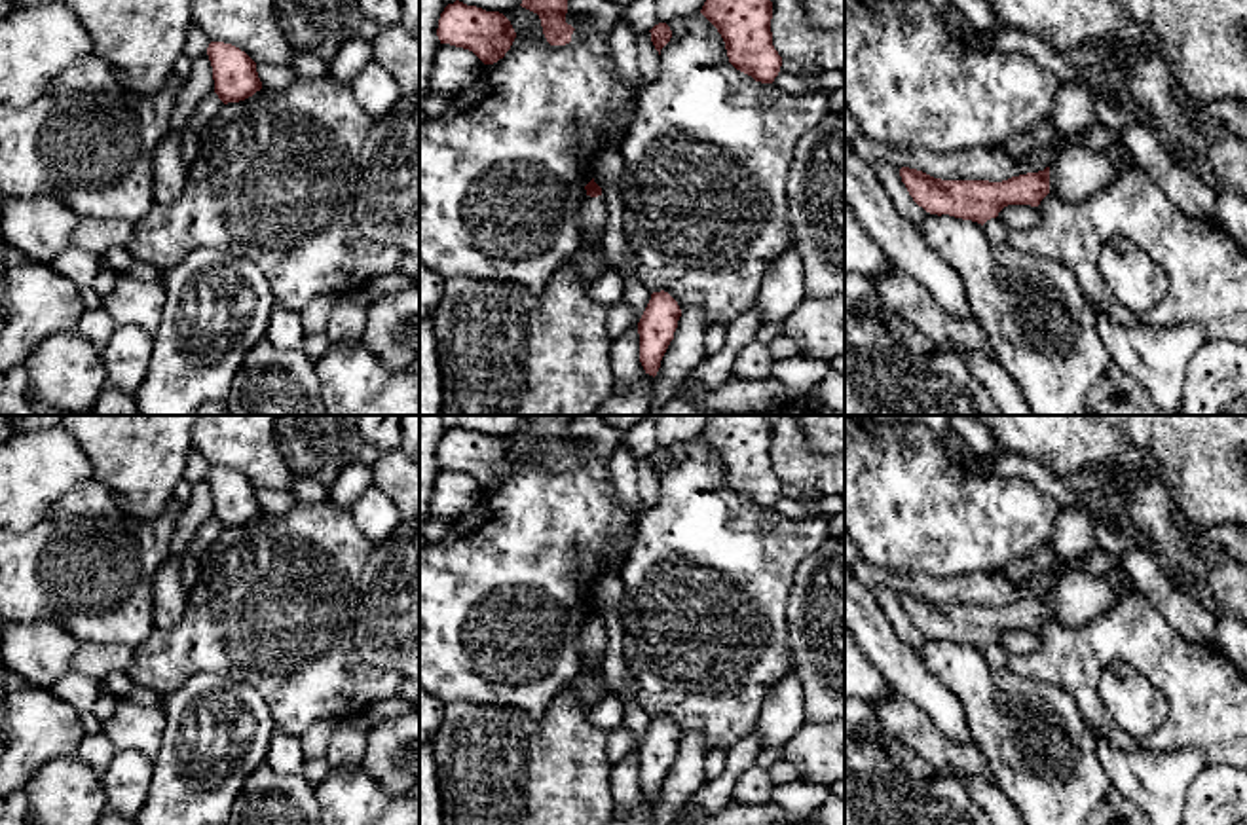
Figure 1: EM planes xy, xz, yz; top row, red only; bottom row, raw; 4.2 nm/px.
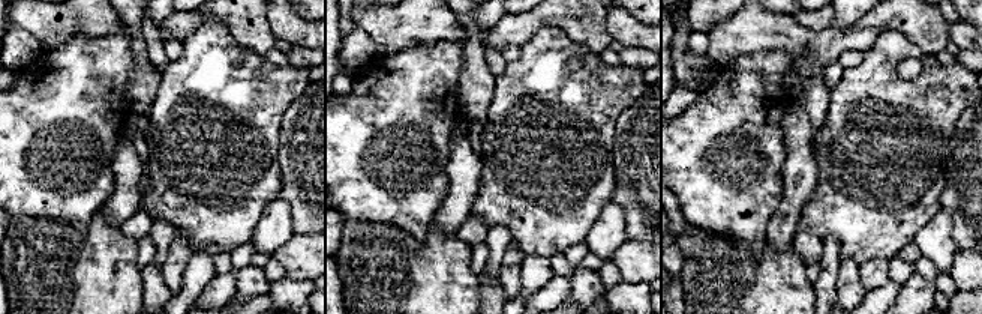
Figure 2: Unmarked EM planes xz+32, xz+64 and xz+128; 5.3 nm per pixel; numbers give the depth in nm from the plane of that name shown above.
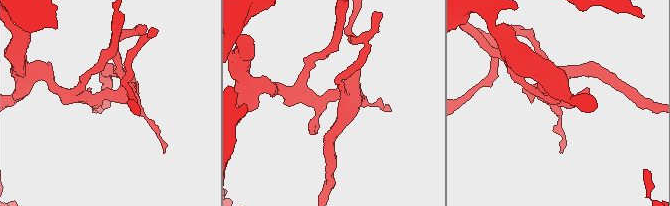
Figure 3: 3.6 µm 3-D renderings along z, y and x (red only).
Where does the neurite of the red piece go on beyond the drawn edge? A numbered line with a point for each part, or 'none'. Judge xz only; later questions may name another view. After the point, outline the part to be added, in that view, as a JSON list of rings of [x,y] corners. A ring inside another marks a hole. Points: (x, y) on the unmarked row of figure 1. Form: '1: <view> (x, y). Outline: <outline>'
1: xz (589, 687). Outline: [[[604,618],[598,622],[585,620],[579,635],[579,652],[583,671],[571,683],[571,688],[583,707],[590,711],[605,694],[602,660],[605,656],[607,633]]]

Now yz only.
1: yz (1077, 598). Outline: [[[1063,571],[1050,590],[1050,616],[1070,628],[1088,624],[1114,605],[1124,586],[1133,586],[1126,573],[1095,578]]]

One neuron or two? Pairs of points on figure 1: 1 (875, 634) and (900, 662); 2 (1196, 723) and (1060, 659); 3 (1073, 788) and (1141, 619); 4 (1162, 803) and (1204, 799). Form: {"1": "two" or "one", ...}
{"1": "one", "2": "one", "3": "two", "4": "two"}

